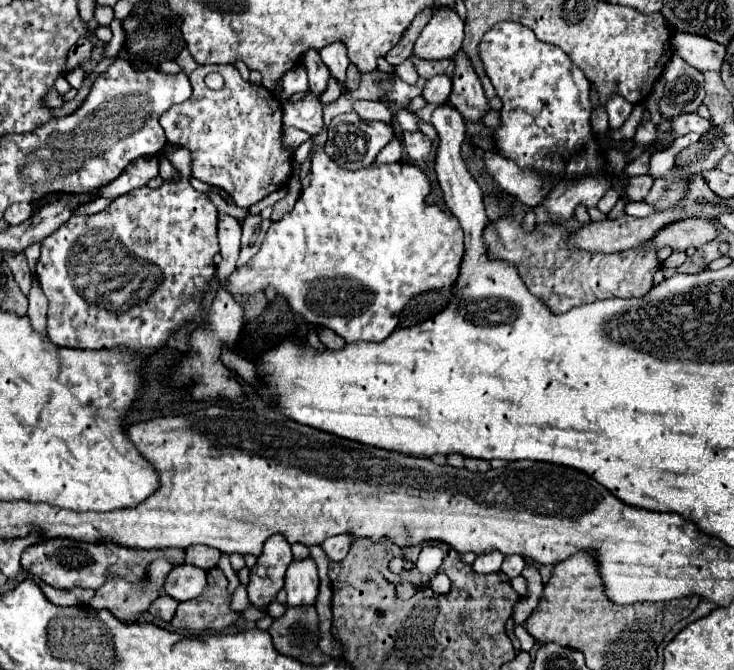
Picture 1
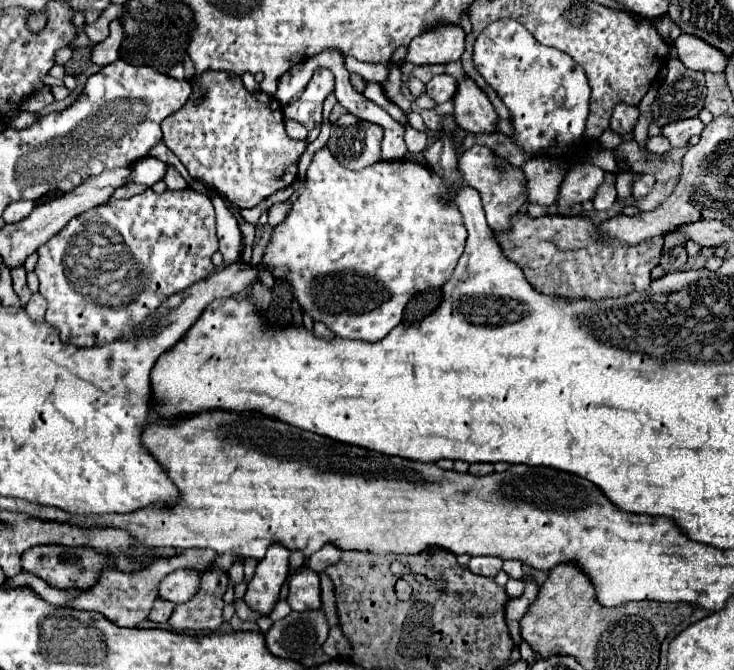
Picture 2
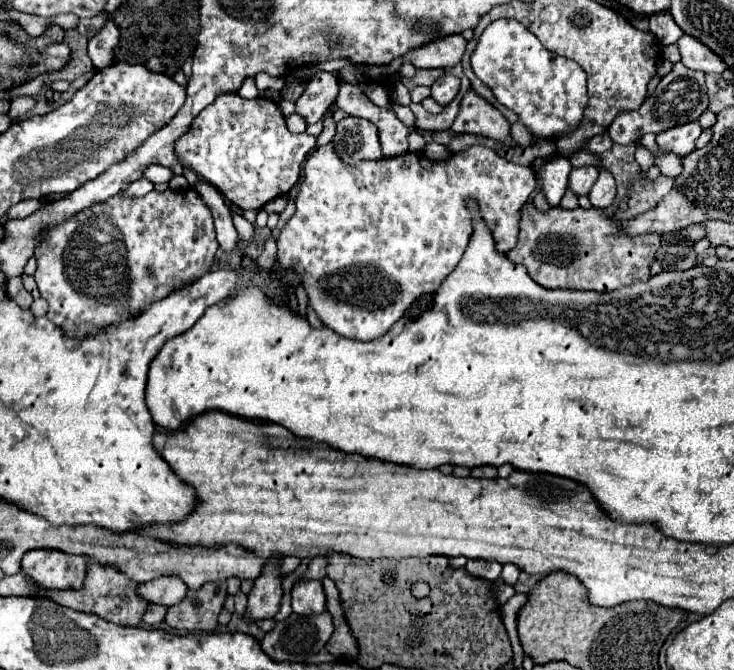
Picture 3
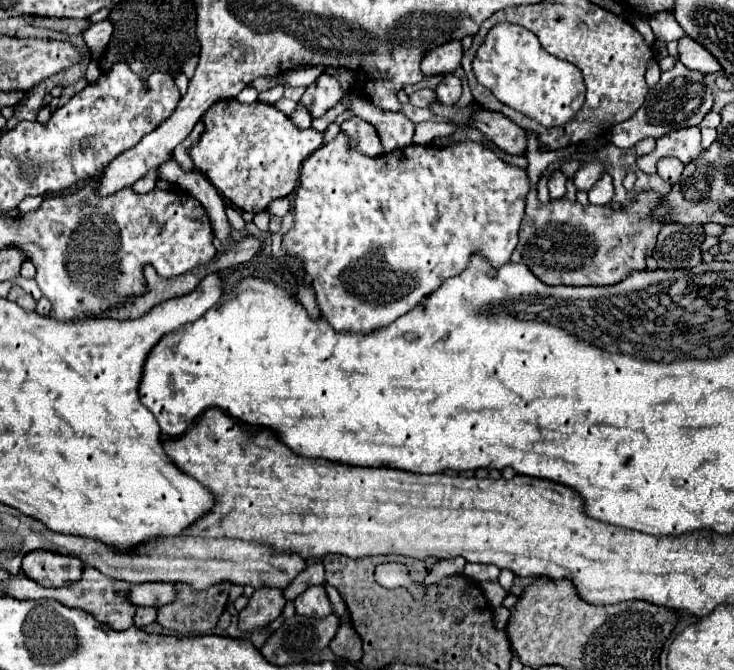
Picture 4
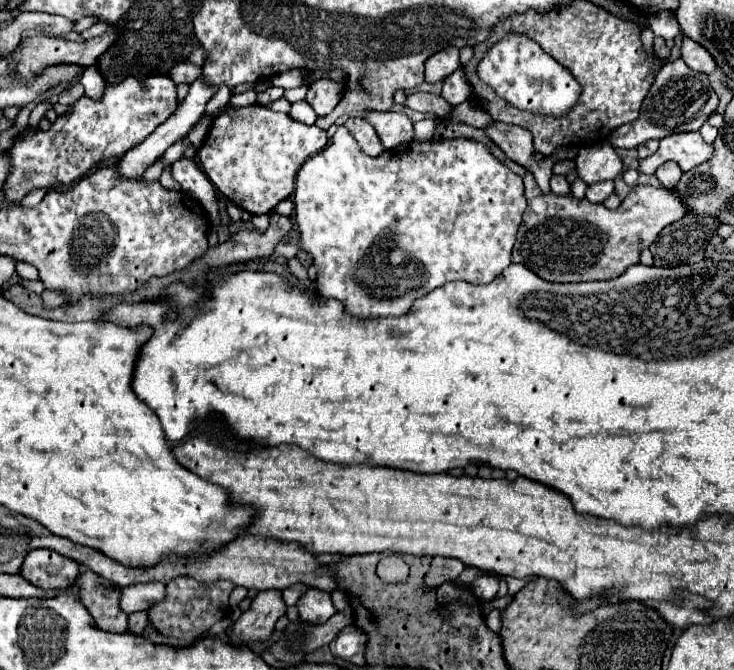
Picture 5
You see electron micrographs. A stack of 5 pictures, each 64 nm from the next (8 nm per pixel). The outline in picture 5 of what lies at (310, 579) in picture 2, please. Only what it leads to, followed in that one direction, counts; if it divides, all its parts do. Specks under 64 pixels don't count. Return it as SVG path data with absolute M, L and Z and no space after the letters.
M308 588L306 594L300 596L296 608L298 608L302 620L314 622L314 624L326 622L326 620L336 612L334 606L332 606L330 592L316 590L316 588Z

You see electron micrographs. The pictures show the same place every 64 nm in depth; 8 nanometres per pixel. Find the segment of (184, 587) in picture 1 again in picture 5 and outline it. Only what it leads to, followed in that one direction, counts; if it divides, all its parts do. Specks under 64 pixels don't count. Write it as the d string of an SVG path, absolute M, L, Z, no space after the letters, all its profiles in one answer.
M148 582L148 584L132 584L122 590L120 608L128 614L138 610L148 610L152 604L158 604L164 600L166 588L160 582Z

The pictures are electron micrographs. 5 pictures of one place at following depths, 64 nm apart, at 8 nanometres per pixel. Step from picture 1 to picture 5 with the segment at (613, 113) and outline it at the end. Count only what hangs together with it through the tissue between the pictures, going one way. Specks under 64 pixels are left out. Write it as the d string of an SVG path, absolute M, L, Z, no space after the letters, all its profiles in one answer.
M676 60L672 64L664 64L662 70L656 76L656 82L652 84L648 96L644 98L642 110L638 120L616 128L610 136L612 146L616 148L636 148L638 144L650 140L650 138L664 138L674 132L694 132L700 130L700 126L706 122L710 114L714 114L718 106L718 96L712 90L708 76L690 70L682 60Z

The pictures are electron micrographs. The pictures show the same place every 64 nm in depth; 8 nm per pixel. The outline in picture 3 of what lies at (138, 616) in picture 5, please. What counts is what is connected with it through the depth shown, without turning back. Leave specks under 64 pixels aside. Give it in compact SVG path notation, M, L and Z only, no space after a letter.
M150 604L148 610L146 610L146 614L144 614L144 624L154 626L154 624L164 622L166 610L168 610L168 606L162 606L162 604Z

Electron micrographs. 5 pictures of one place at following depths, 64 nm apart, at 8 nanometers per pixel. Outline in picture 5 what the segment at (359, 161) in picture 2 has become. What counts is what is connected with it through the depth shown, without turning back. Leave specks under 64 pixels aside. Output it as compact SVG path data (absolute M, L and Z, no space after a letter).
M360 116L348 118L344 126L350 130L350 134L354 136L354 140L358 142L358 146L360 146L360 150L364 154L368 154L368 156L380 156L384 152L376 130L364 118L360 118Z

